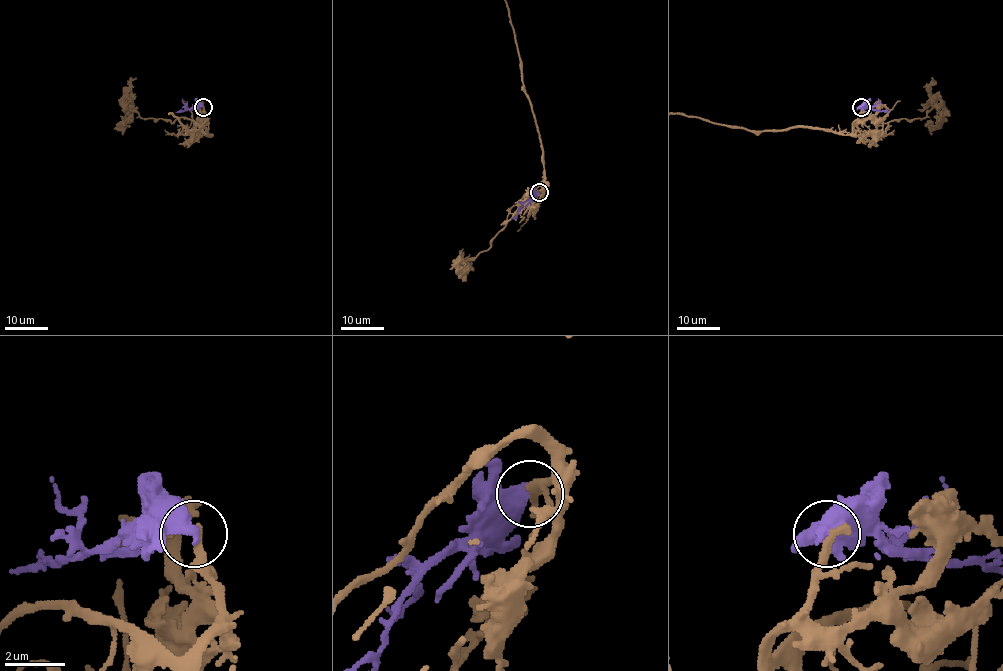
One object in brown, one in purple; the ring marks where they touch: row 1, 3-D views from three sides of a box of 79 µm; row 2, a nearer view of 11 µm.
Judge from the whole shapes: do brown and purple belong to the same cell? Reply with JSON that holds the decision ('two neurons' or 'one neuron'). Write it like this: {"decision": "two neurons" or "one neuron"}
{"decision": "one neuron"}

